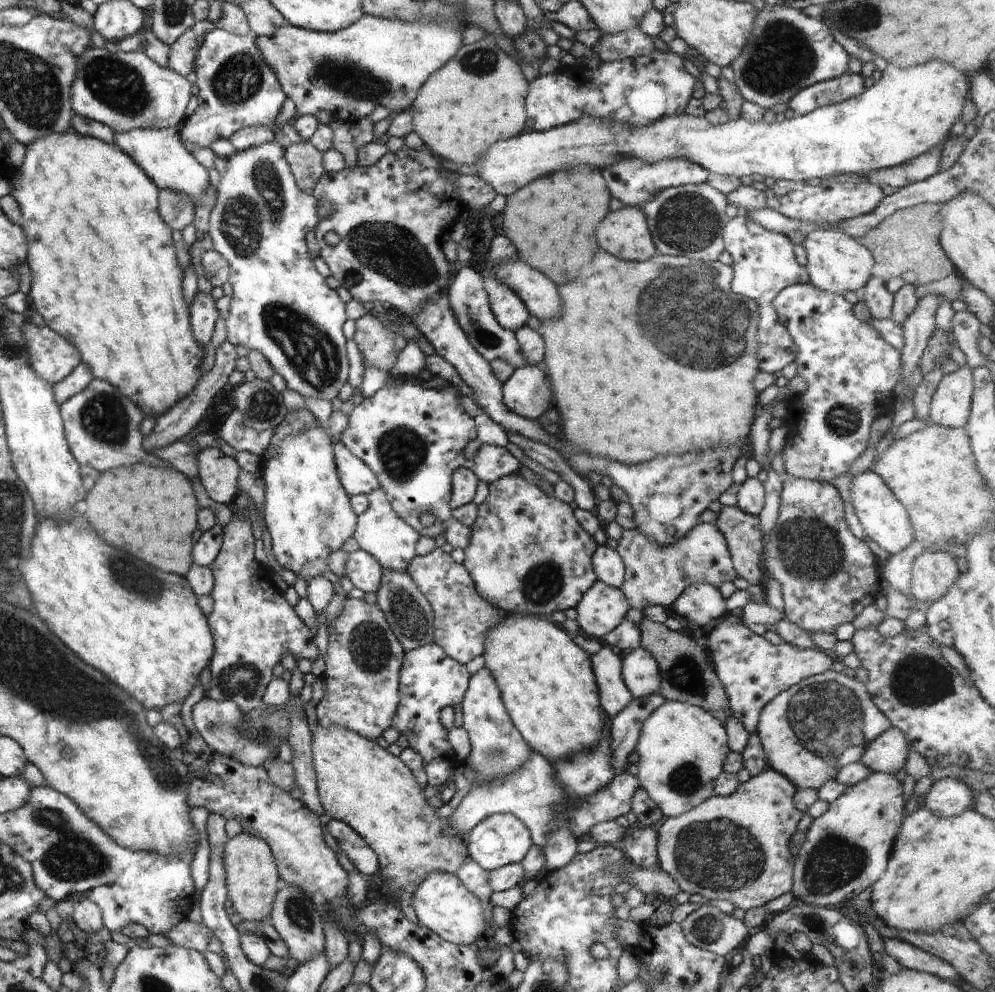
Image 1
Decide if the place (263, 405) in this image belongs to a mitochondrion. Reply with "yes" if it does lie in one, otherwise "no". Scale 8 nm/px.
yes

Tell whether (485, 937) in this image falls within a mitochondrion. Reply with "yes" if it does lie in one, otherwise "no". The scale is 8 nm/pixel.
no

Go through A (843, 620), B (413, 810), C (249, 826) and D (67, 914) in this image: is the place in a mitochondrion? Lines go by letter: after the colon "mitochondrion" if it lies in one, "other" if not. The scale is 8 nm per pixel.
A: other
B: other
C: other
D: other

